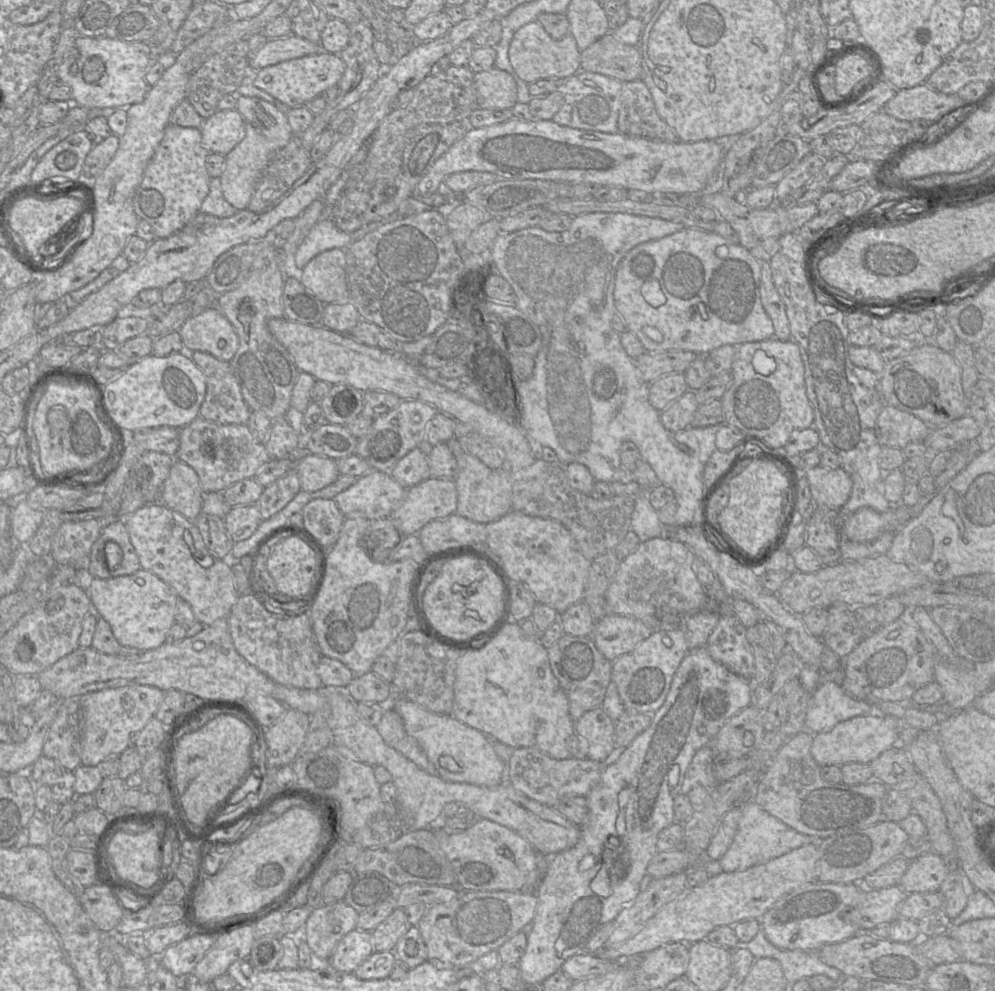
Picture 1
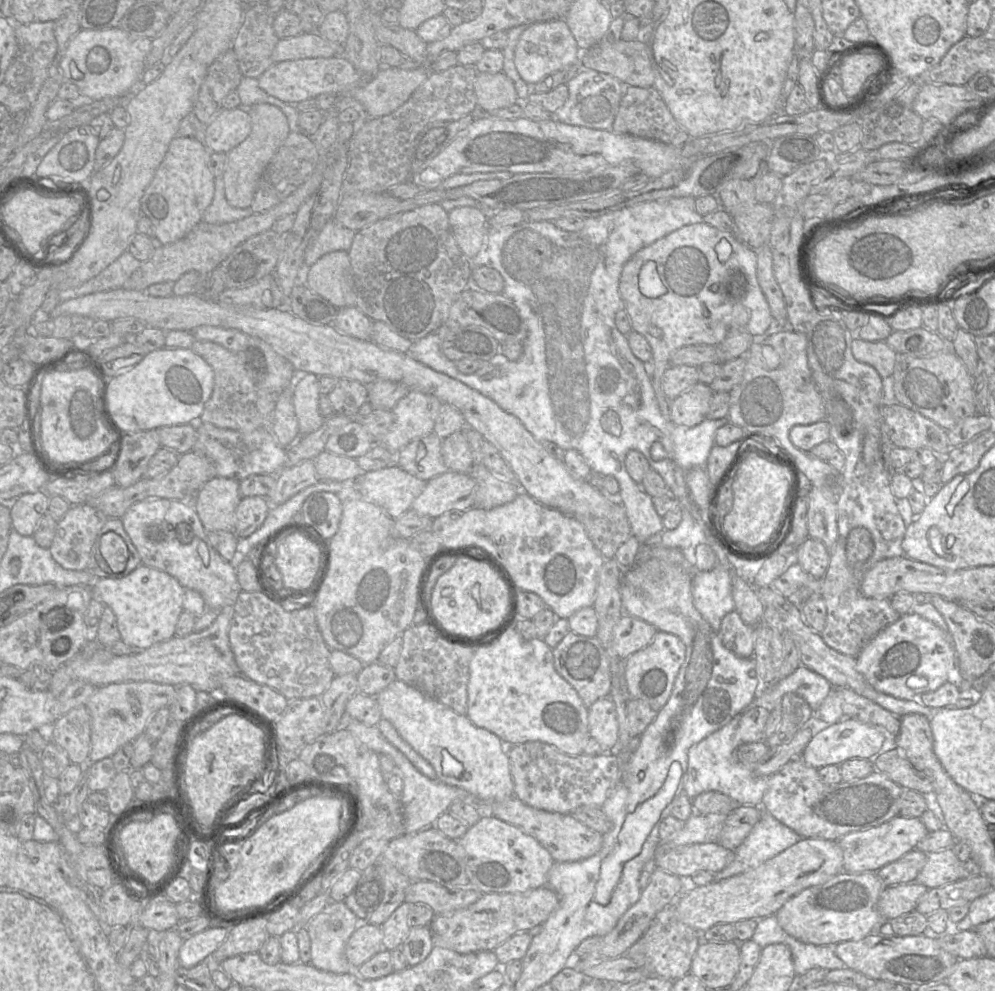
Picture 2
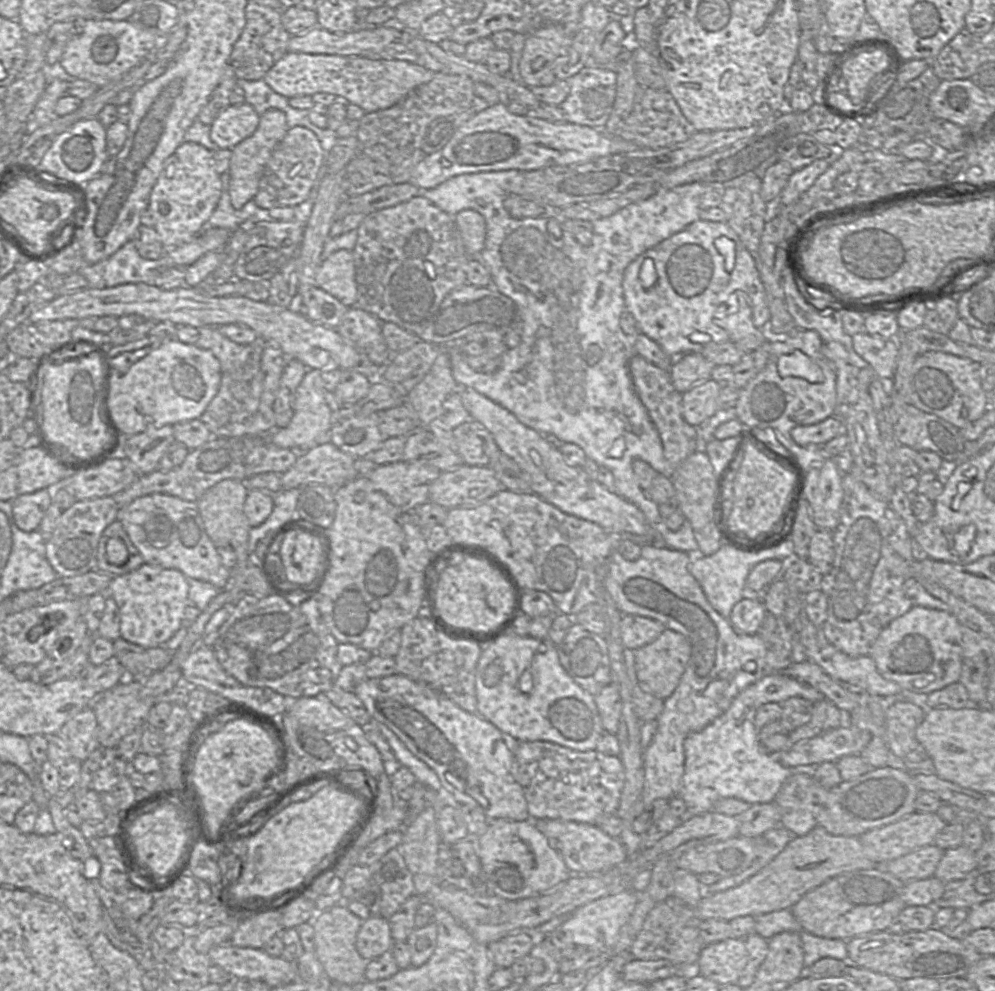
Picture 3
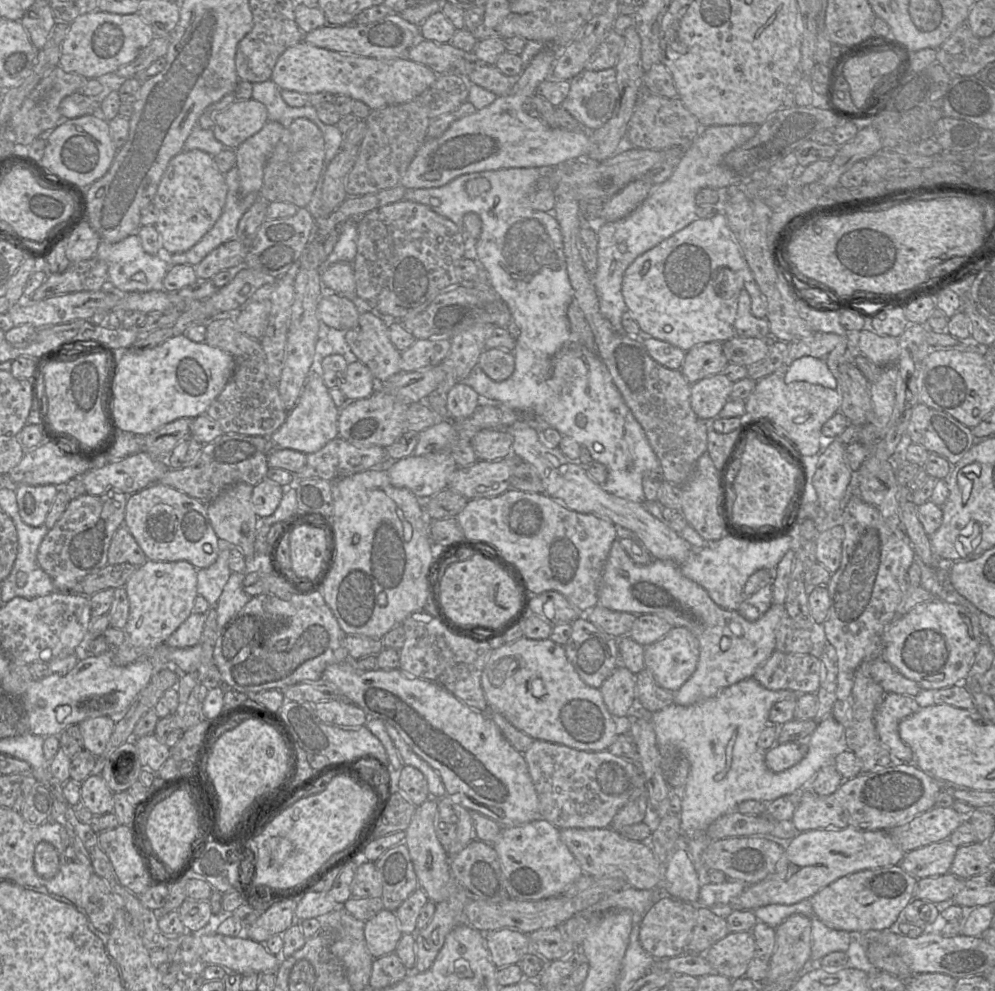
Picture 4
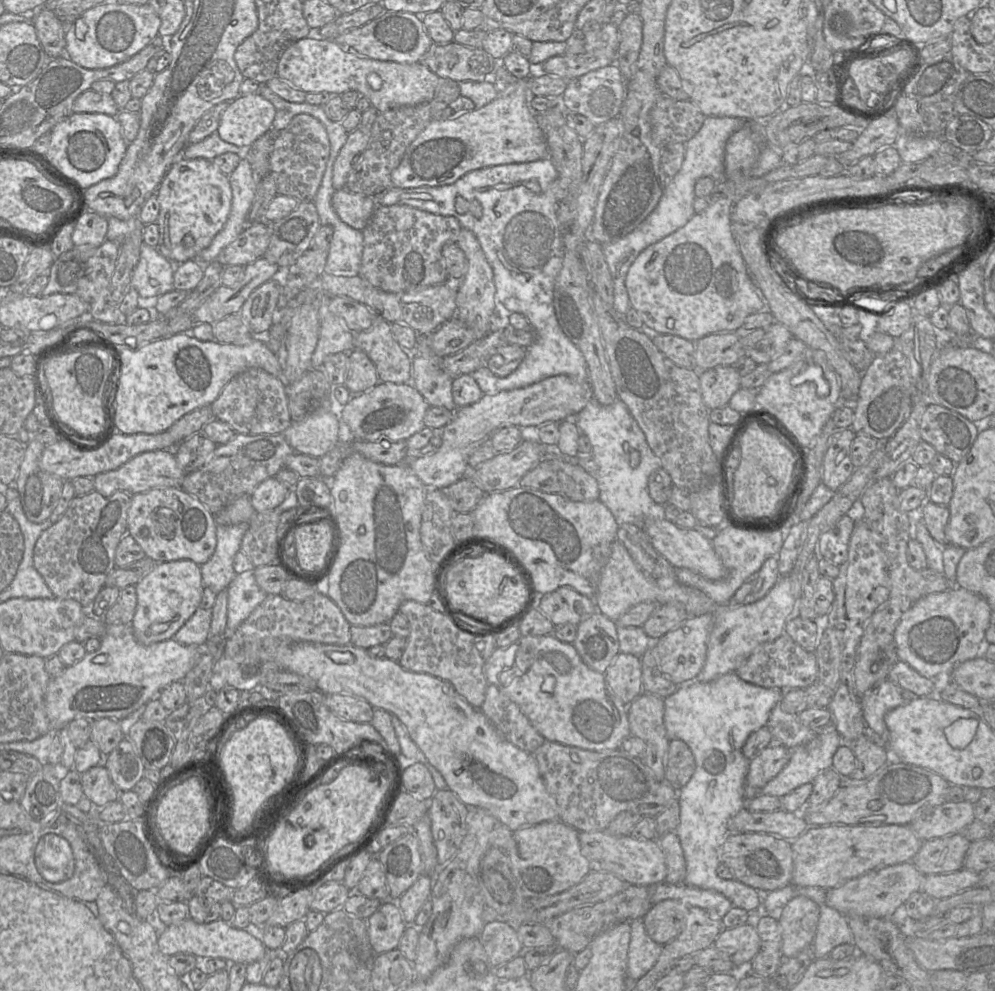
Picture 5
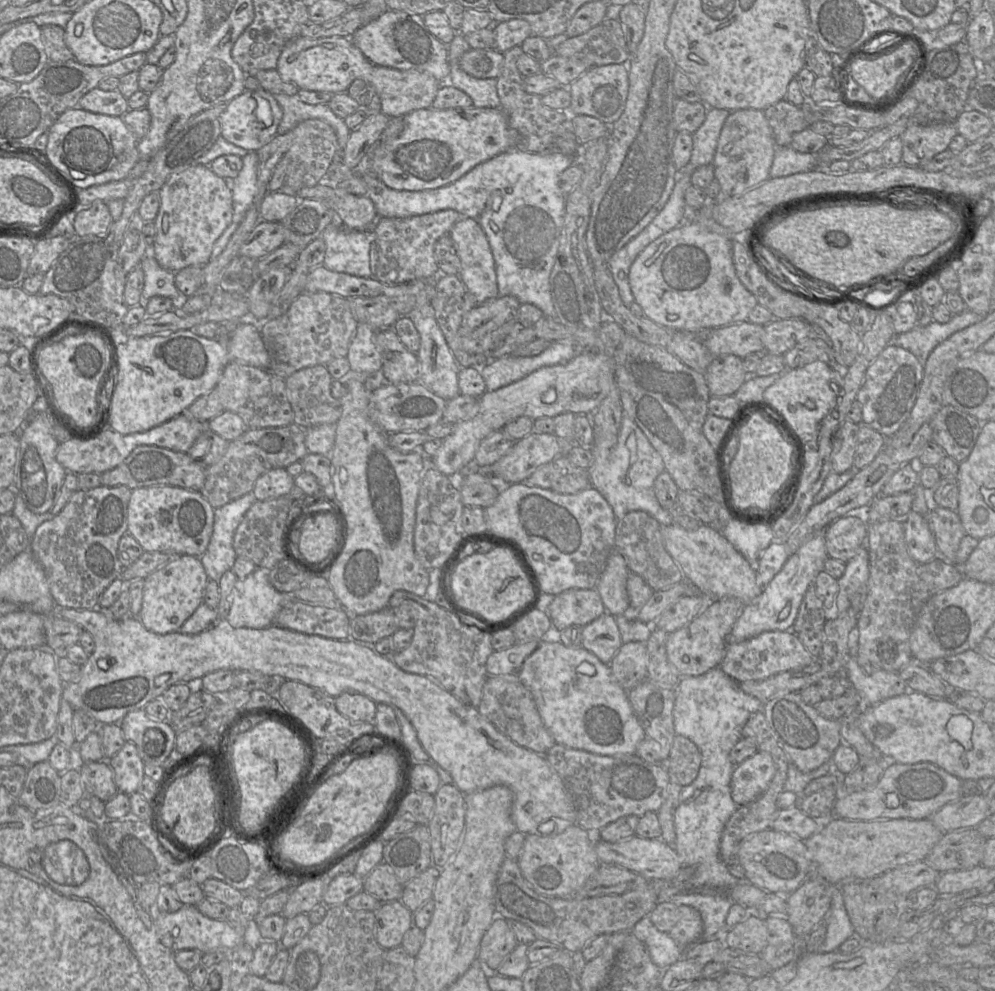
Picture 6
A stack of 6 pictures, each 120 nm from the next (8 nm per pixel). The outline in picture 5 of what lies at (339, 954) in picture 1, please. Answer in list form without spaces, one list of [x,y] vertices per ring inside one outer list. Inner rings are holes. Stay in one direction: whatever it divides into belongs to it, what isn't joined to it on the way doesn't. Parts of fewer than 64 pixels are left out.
[[[384,900],[367,919],[368,936],[374,953],[381,954],[398,948],[406,927],[397,901]]]

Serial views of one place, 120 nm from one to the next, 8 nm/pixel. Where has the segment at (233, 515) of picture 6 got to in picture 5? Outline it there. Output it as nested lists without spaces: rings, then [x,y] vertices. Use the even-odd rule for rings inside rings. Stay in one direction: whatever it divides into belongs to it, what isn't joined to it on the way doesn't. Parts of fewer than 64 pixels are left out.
[[[249,523],[236,525],[217,525],[217,544],[211,558],[200,565],[204,587],[209,588],[216,595],[228,588],[236,573],[234,559],[241,549],[242,538],[249,527]]]

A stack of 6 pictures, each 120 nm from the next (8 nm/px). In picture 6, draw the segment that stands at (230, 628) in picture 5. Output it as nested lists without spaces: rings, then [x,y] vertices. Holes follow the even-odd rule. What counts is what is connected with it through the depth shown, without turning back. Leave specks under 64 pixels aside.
[[[257,567],[244,579],[237,579],[231,592],[231,607],[227,615],[228,623],[234,628],[264,629],[274,624],[274,618],[290,601],[292,594],[276,590],[269,581],[271,569]]]

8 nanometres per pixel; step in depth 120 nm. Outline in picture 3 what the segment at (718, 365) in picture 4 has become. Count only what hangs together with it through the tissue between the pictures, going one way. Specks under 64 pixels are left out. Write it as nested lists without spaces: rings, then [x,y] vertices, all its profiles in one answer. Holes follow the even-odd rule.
[[[700,352],[688,353],[674,359],[669,369],[673,386],[684,393],[697,383],[711,379],[714,365]]]

